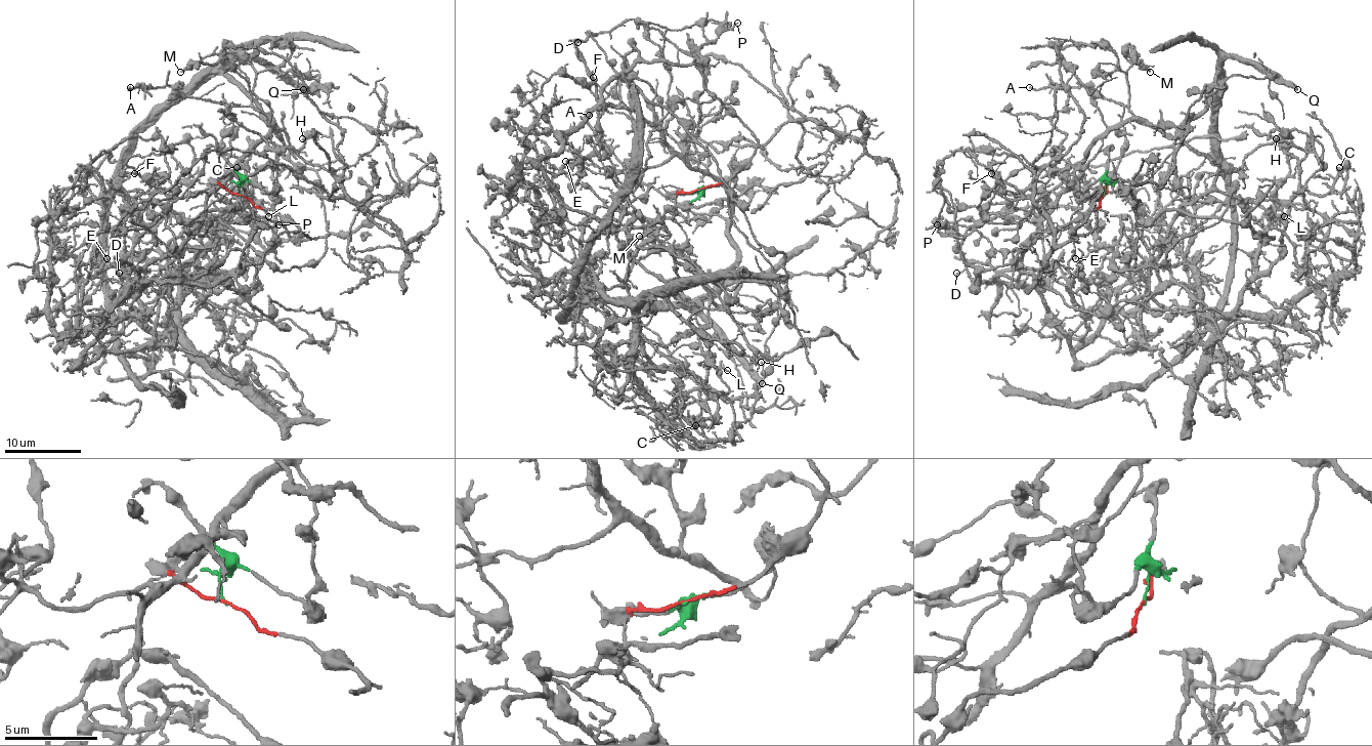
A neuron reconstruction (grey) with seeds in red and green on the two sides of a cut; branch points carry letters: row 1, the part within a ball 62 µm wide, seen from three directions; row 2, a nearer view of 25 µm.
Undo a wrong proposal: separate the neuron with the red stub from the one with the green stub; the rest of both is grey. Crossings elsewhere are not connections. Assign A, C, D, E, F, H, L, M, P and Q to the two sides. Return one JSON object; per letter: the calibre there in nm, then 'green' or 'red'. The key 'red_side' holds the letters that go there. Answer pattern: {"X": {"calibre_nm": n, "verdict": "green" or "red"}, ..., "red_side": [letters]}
{"A": {"calibre_nm": 180, "verdict": "green"}, "C": {"calibre_nm": 600, "verdict": "red"}, "D": {"calibre_nm": 130, "verdict": "green"}, "E": {"calibre_nm": 120, "verdict": "green"}, "F": {"calibre_nm": 100, "verdict": "green"}, "H": {"calibre_nm": 130, "verdict": "red"}, "L": {"calibre_nm": 90, "verdict": "red"}, "M": {"calibre_nm": 160, "verdict": "green"}, "P": {"calibre_nm": 130, "verdict": "red"}, "Q": {"calibre_nm": 360, "verdict": "green"}, "red_side": ["C", "H", "L", "P"]}

